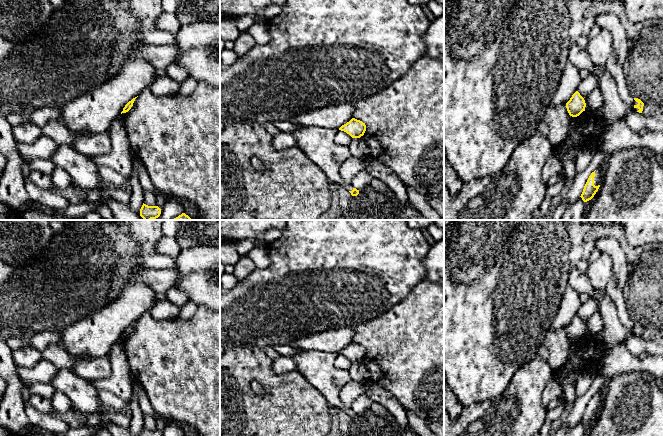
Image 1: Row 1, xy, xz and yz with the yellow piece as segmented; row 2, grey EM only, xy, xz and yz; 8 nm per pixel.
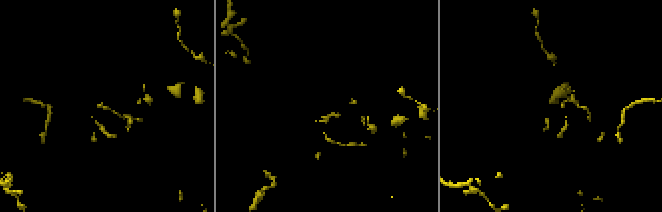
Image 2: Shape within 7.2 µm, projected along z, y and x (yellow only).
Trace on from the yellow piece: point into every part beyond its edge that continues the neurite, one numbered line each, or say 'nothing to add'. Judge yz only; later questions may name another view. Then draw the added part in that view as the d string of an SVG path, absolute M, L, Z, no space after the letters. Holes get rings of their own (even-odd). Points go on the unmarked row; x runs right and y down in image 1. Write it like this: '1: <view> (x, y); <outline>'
1: yz (598, 401); M598 391L595 395L595 401L594 401L594 409L598 410L601 408L601 404L602 404L602 399L600 396L600 391Z

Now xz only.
1: xz (317, 367); M302 351L292 358L297 365L297 371L324 396L331 408L341 409L352 415L354 411L345 408L340 399L341 389L352 378L348 370L334 366L338 355L339 353Z

